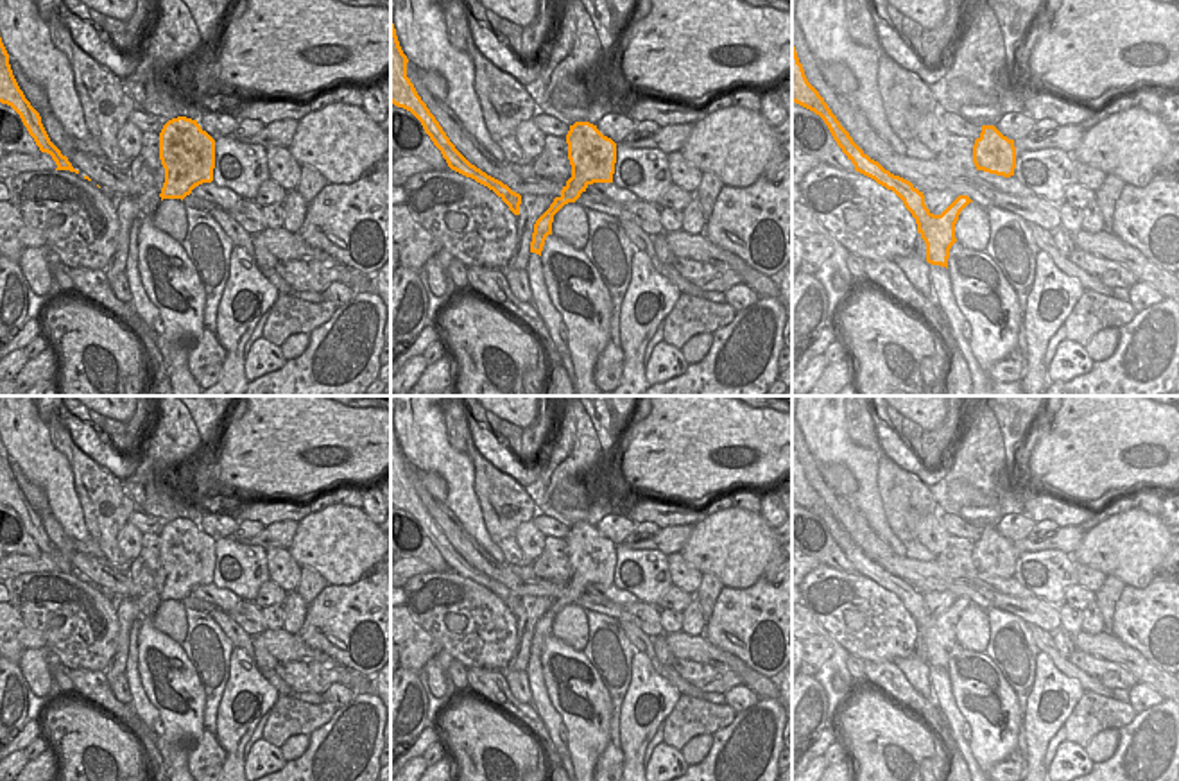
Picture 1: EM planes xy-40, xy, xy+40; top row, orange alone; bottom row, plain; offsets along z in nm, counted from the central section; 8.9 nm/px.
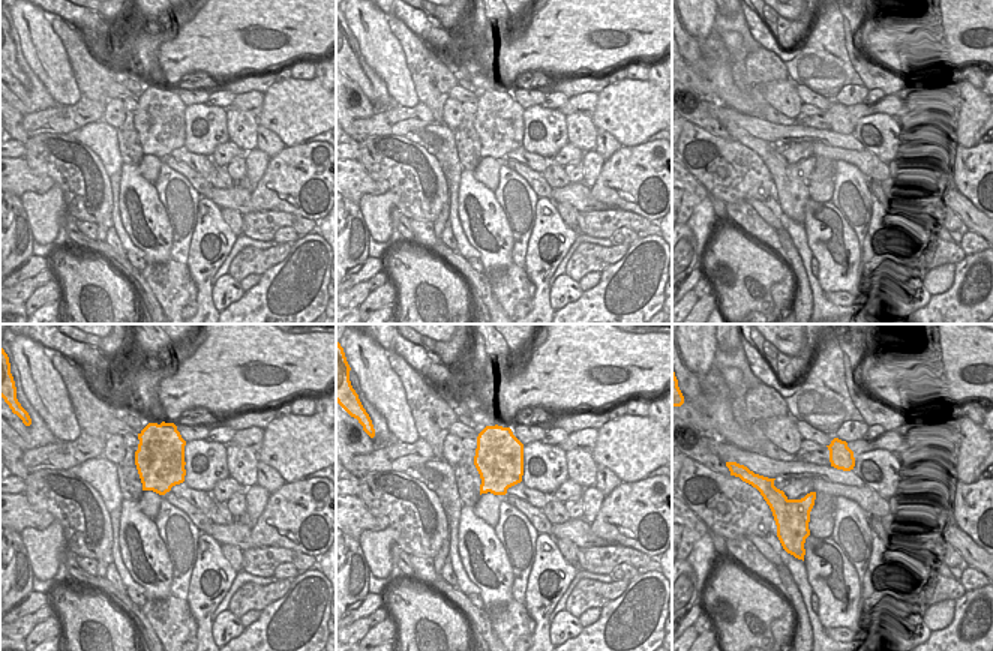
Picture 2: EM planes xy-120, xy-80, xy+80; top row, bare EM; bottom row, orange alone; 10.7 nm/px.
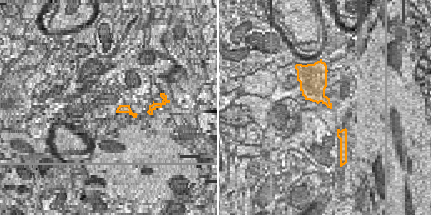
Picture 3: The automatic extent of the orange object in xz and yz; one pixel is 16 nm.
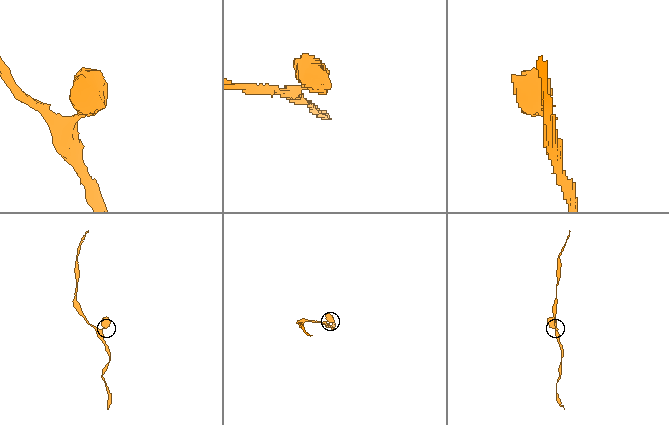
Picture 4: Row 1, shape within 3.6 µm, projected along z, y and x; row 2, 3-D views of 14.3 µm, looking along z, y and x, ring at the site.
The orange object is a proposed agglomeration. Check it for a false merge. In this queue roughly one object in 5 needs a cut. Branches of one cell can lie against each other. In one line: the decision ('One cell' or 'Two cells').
One cell

